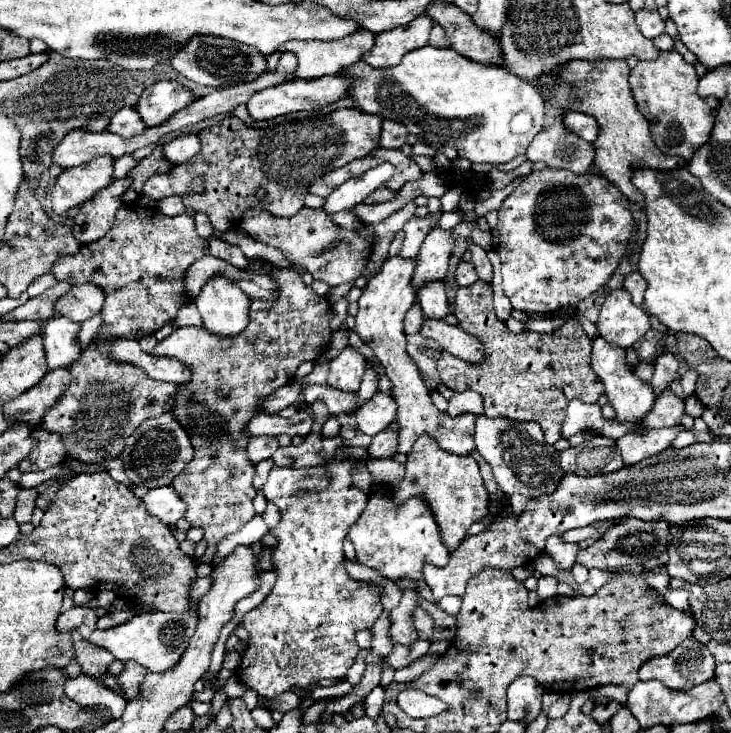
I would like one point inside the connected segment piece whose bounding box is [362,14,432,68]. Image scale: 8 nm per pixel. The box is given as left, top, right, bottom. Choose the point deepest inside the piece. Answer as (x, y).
(389, 47)

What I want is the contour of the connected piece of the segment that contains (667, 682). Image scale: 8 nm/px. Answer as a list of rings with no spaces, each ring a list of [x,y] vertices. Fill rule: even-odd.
[[[690,638],[666,656],[642,664],[640,680],[660,680],[670,690],[690,690],[714,678],[714,656],[704,644]]]

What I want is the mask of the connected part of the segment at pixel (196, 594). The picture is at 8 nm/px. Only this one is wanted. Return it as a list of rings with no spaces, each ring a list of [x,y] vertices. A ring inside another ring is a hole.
[[[206,576],[206,578],[198,578],[198,580],[192,584],[192,592],[190,592],[190,596],[192,596],[194,602],[198,602],[198,600],[208,592],[210,582],[212,582],[212,576]]]

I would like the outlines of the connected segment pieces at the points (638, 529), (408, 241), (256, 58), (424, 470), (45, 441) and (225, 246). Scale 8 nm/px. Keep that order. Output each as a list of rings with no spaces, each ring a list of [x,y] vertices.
[[[636,518],[622,520],[618,526],[612,526],[602,536],[602,540],[598,540],[596,544],[592,544],[586,550],[580,550],[576,556],[576,564],[582,564],[588,570],[592,570],[592,568],[614,570],[614,568],[622,568],[622,566],[630,566],[630,564],[644,564],[644,562],[660,556],[666,550],[670,528],[672,526],[664,520],[656,520],[656,522],[644,522],[644,520],[636,520]]]
[[[428,216],[426,218],[412,218],[408,220],[408,224],[404,224],[404,244],[402,244],[402,250],[400,250],[400,258],[406,258],[406,260],[412,260],[418,250],[420,250],[420,244],[424,242],[424,238],[428,236],[430,228],[428,228]]]
[[[196,36],[192,38],[174,58],[172,66],[176,72],[186,76],[188,80],[202,84],[202,86],[214,86],[214,88],[228,88],[242,82],[252,82],[256,76],[268,72],[266,56],[256,52],[256,48],[248,48],[246,44],[236,44],[234,40],[224,40],[216,36]]]
[[[428,434],[420,436],[414,442],[414,448],[408,454],[406,462],[406,476],[392,494],[394,504],[402,504],[412,496],[422,496],[422,500],[426,500],[428,508],[434,512],[442,542],[450,552],[460,546],[474,522],[480,522],[488,516],[490,506],[490,496],[484,488],[476,460],[472,456],[456,456],[442,450]]]
[[[36,428],[32,432],[32,436],[36,438],[36,446],[32,448],[32,452],[18,464],[18,468],[22,472],[36,472],[36,470],[46,470],[50,466],[58,466],[66,460],[68,452],[60,440],[60,436],[56,436],[54,432],[48,432],[44,428]]]
[[[210,236],[210,238],[208,238],[208,244],[210,244],[210,254],[212,254],[212,256],[222,258],[222,260],[230,262],[230,264],[236,266],[236,268],[246,268],[248,262],[250,262],[238,246],[232,246],[232,244],[228,244],[228,242],[216,238],[216,236]]]

